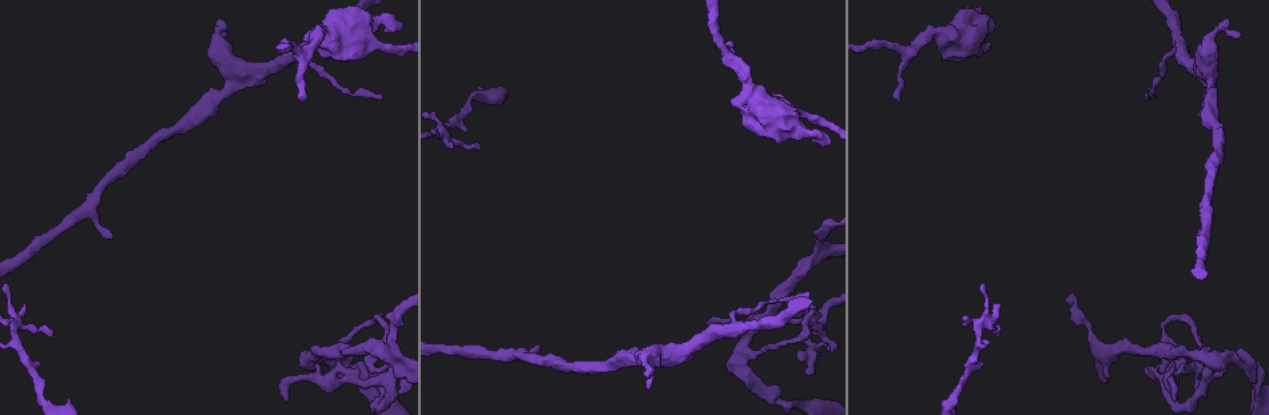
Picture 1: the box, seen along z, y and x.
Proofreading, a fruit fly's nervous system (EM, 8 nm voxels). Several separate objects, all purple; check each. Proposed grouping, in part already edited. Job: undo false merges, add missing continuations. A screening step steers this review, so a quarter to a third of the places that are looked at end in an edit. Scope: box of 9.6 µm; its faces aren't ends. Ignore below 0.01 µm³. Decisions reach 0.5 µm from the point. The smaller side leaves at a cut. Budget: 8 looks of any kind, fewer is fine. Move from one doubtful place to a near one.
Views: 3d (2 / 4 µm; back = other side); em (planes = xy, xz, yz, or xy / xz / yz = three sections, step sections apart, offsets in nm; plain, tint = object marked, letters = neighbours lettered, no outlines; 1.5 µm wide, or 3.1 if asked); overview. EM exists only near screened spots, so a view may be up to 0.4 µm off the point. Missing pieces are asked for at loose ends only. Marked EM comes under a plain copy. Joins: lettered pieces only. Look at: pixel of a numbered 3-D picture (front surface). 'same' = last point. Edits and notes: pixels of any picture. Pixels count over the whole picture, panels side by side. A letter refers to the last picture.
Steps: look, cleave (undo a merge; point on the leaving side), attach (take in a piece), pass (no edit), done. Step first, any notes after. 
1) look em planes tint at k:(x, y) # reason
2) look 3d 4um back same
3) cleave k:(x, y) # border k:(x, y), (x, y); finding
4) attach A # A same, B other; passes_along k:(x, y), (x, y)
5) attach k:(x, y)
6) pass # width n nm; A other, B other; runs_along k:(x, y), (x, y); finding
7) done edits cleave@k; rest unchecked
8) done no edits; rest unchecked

look 3d 2um at 1:(648, 388) # an open end

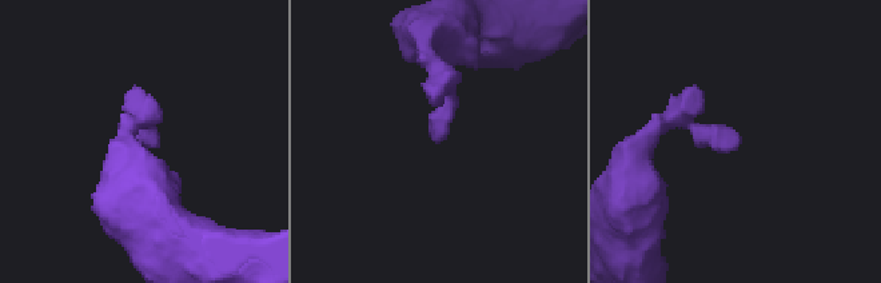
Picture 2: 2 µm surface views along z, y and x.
look em planes letters at 2:(435, 134) # now the EM

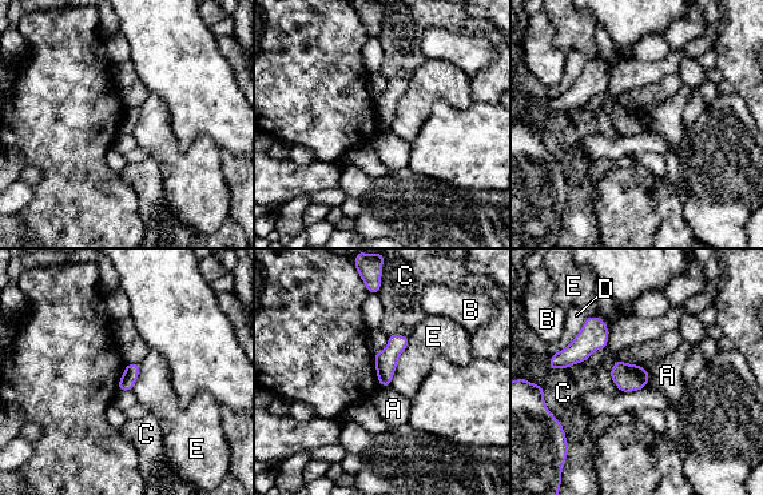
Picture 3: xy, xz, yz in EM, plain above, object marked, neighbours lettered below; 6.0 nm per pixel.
pass # A other, B other, C other, D other, E other; no lettered piece goes on from it

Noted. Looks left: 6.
look em planes tint at 1:(901, 101)

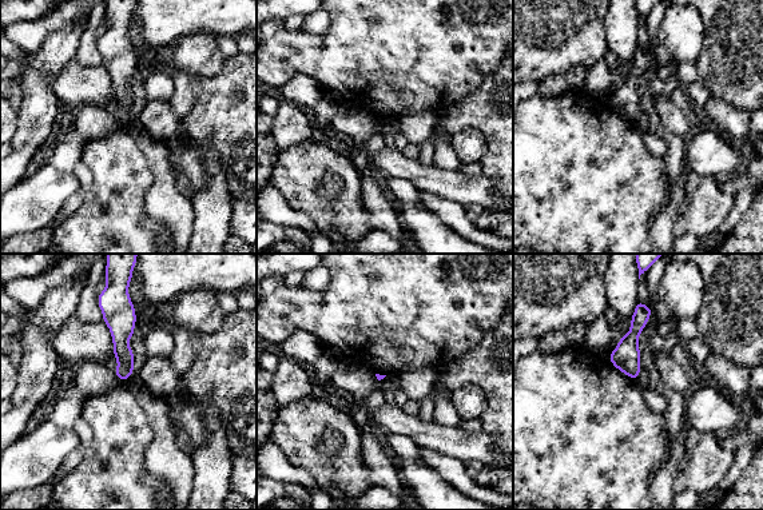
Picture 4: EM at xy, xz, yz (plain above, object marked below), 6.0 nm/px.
look em planes letters same

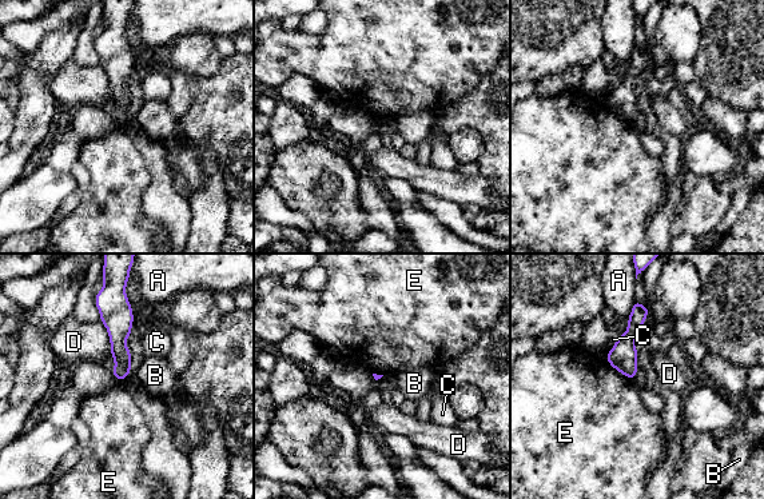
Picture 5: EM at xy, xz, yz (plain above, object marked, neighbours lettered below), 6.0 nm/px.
pass # A other, B other, C other, D other, E other; border 5:(604, 355), (615, 368), (631, 380); none of them fits

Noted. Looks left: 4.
look em planes letters at 1:(444, 127) # abrupt turn

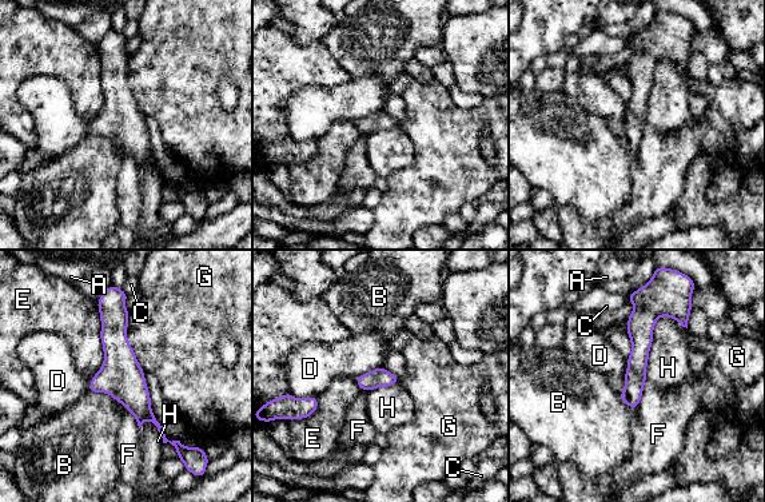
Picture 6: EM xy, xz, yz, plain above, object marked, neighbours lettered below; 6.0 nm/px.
pass # longest_contact E 440 nm; A other, B other, C other, D other, E other, F other, G other, H other; border 6:(128, 313), (127, 341), (144, 370); all the same neuron

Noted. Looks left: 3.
done no edits; rest unchecked

